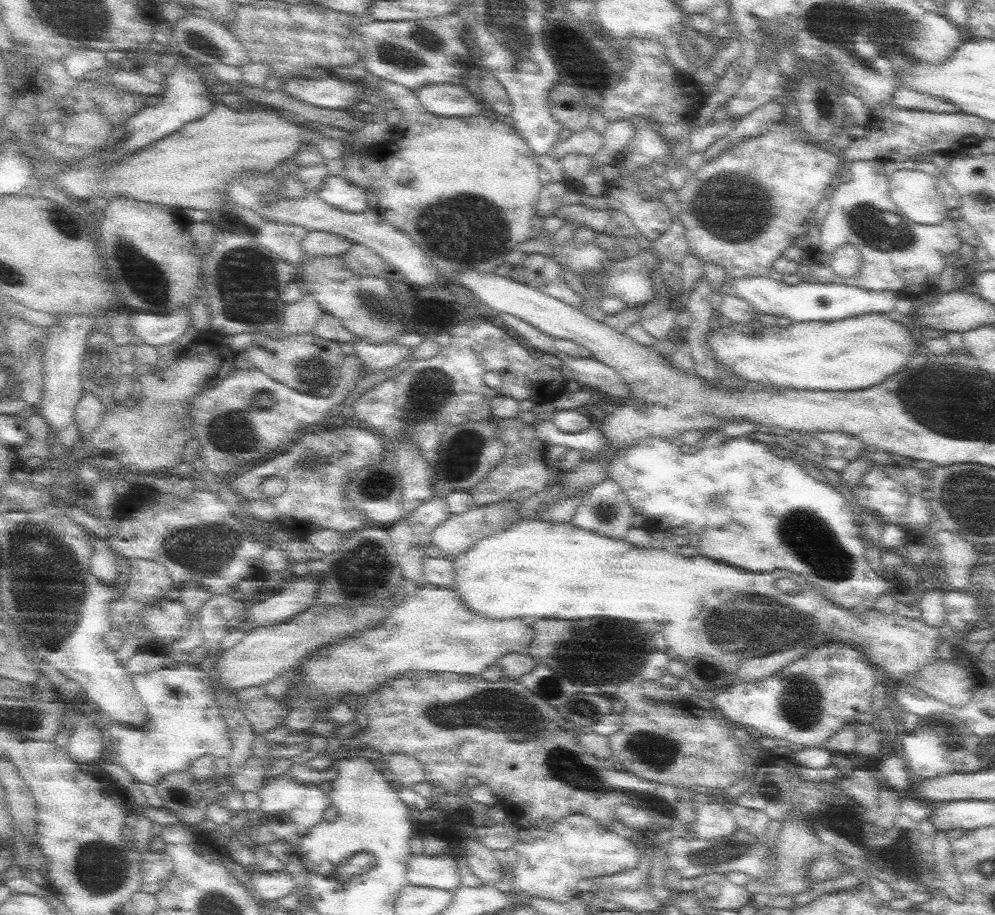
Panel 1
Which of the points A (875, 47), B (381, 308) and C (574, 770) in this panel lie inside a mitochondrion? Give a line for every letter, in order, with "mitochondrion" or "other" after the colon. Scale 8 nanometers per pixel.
A: mitochondrion
B: mitochondrion
C: mitochondrion

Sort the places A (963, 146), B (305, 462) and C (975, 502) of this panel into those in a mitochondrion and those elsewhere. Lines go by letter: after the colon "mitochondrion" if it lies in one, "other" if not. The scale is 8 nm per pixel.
A: other
B: mitochondrion
C: mitochondrion

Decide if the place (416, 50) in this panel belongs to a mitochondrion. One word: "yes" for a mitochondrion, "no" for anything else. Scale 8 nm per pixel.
yes

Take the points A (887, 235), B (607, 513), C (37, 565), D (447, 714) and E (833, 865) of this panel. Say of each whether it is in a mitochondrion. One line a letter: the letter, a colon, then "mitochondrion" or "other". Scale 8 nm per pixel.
A: mitochondrion
B: mitochondrion
C: mitochondrion
D: mitochondrion
E: other

